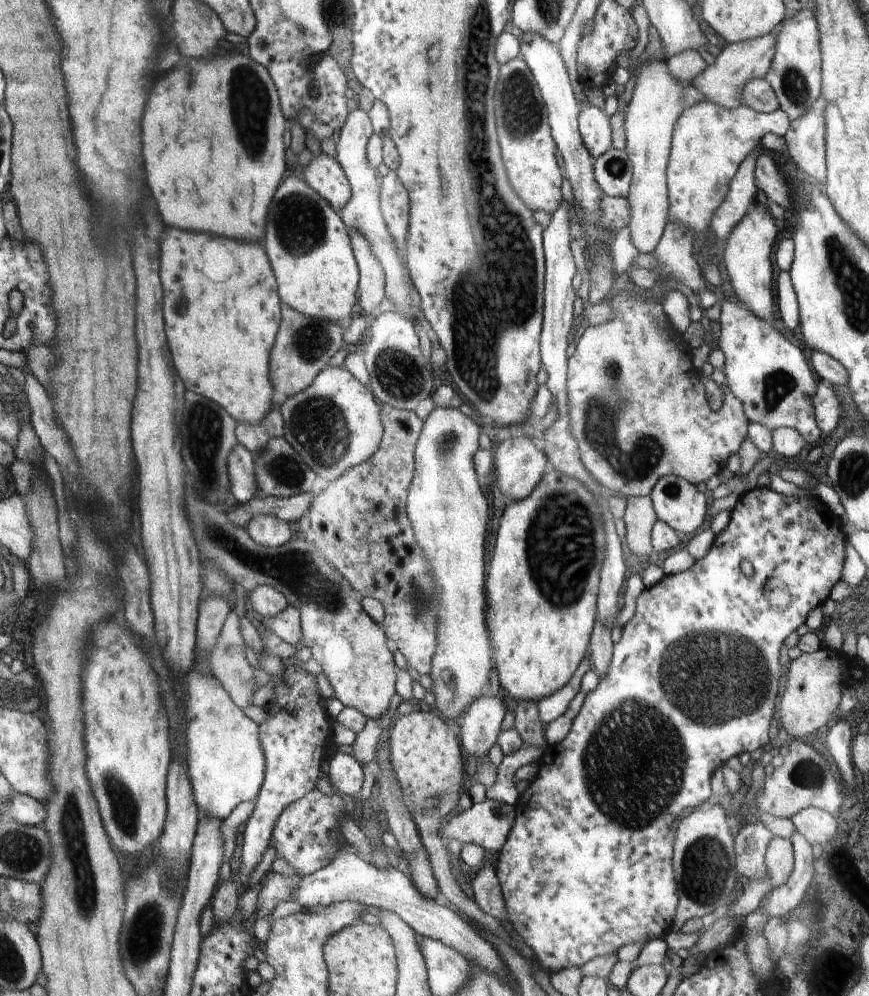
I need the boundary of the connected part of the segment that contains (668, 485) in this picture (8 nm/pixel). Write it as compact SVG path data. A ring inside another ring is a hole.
M682 476L660 478L649 497L658 520L678 534L690 534L706 520L706 496Z

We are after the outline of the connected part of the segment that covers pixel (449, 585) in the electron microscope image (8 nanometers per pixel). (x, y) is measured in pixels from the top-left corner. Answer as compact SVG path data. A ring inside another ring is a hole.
M436 406L430 412L430 415L423 421L423 430L419 434L419 442L415 447L415 476L411 482L410 493L407 497L407 515L411 519L412 530L415 530L416 542L418 546L422 548L426 560L428 560L428 566L432 570L432 576L436 580L436 592L438 592L438 624L436 624L436 655L432 658L430 677L433 681L432 693L435 695L435 705L438 710L444 714L450 720L457 722L467 713L470 709L470 704L475 704L482 698L482 688L488 682L488 676L490 676L490 670L492 670L492 662L490 662L490 654L488 654L488 631L486 630L486 618L484 618L484 612L486 612L486 594L484 594L484 582L486 582L486 532L488 532L488 504L486 504L486 498L476 482L475 470L475 453L479 450L479 438L480 438L480 426L470 420L468 416L464 416L460 409L455 408L440 408Z

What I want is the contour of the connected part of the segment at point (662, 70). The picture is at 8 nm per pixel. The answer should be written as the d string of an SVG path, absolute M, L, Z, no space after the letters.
M665 60L645 61L638 71L632 99L625 106L624 133L625 150L634 165L634 179L627 197L630 206L630 228L632 244L638 252L652 253L656 248L668 222L669 200L666 169L671 151L671 138L676 121L684 110L682 96L686 86L694 87L694 80L688 84L674 78Z

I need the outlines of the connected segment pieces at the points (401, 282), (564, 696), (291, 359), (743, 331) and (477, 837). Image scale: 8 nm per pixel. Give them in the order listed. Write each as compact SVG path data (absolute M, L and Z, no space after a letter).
M356 109L347 117L346 124L340 129L338 143L336 143L336 160L343 167L347 178L351 183L351 200L340 210L343 221L347 223L348 228L352 230L362 230L364 236L370 242L372 254L376 256L376 260L382 266L385 278L385 296L390 300L392 305L402 313L406 318L418 318L421 311L419 303L414 306L414 298L410 296L410 292L414 294L414 285L411 284L411 278L405 265L404 257L398 252L398 246L394 242L394 236L382 216L380 210L380 184L376 182L376 172L370 166L367 159L368 138L373 133L372 124L368 118L368 113L364 110Z
M584 658L583 662L580 662L579 670L576 670L575 676L567 682L566 686L563 686L552 696L537 701L538 716L544 724L556 721L556 718L562 717L567 712L568 706L571 706L571 702L575 700L576 694L579 693L582 676L586 674L589 668L590 659Z
M282 305L282 324L270 350L270 382L278 394L287 398L306 390L315 378L329 366L330 358L344 347L344 329L329 320L312 318Z
M723 300L719 322L718 344L725 356L724 376L726 376L726 382L732 394L744 404L748 420L767 426L768 430L776 430L780 426L782 428L794 428L794 430L798 430L798 434L804 438L806 444L818 445L822 432L816 424L813 403L818 382L812 374L812 368L806 360L806 354L798 346L790 344L780 332L776 332L772 326L768 326L764 320L760 320L758 316L752 314L751 310L740 303Z
M485 799L483 802L474 803L471 808L464 810L464 812L445 823L439 830L439 835L445 844L451 840L458 840L463 845L474 843L480 848L484 848L484 850L498 853L506 844L507 838L514 828L516 813L514 812L514 807L510 804L498 802L498 800Z

